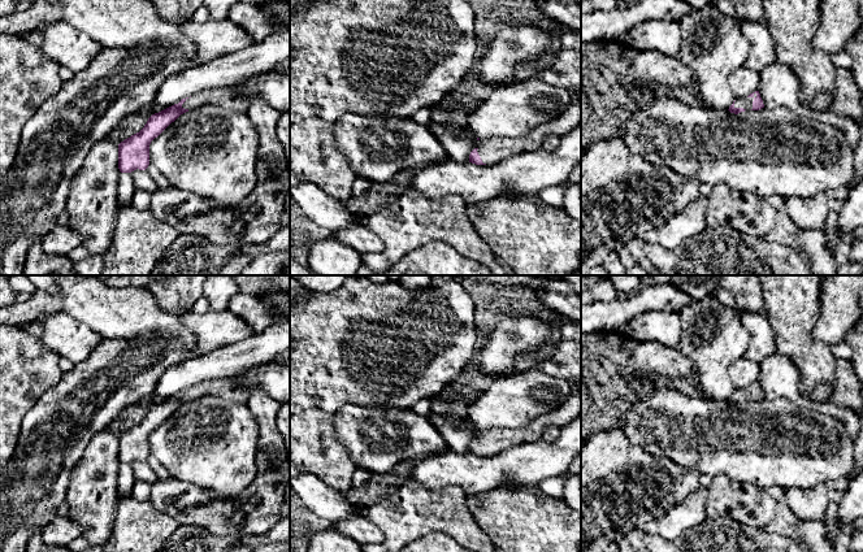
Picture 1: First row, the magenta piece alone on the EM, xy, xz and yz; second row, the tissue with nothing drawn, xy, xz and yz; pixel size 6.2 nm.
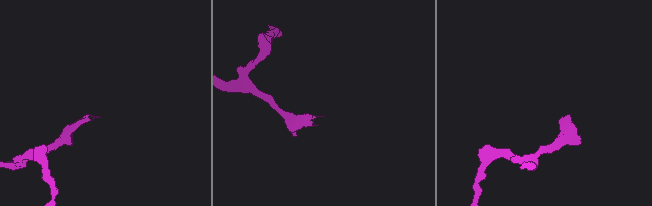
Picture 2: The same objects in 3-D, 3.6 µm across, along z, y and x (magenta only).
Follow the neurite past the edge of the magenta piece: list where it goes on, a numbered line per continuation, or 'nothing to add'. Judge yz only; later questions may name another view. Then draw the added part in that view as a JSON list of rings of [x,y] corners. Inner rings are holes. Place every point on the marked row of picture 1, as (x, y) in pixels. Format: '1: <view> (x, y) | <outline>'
1: yz (746, 103) | [[[754,94],[753,97],[745,97],[745,99],[736,99],[734,108],[743,108],[746,110],[753,109],[753,101],[756,97],[756,94]]]

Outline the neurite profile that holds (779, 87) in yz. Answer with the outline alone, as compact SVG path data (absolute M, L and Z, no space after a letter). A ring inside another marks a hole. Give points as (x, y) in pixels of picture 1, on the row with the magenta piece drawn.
M772 62L759 73L759 94L764 108L786 108L792 112L808 117L811 110L799 99L799 83L795 73L781 62Z

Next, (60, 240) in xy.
M56 225L49 232L40 238L40 245L49 255L66 256L70 251L82 245L82 239L68 225Z

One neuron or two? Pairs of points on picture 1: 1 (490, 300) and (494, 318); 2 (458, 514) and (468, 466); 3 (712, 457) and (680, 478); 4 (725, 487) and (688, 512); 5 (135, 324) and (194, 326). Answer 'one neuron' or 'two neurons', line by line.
1: one neuron
2: two neurons
3: two neurons
4: two neurons
5: two neurons

